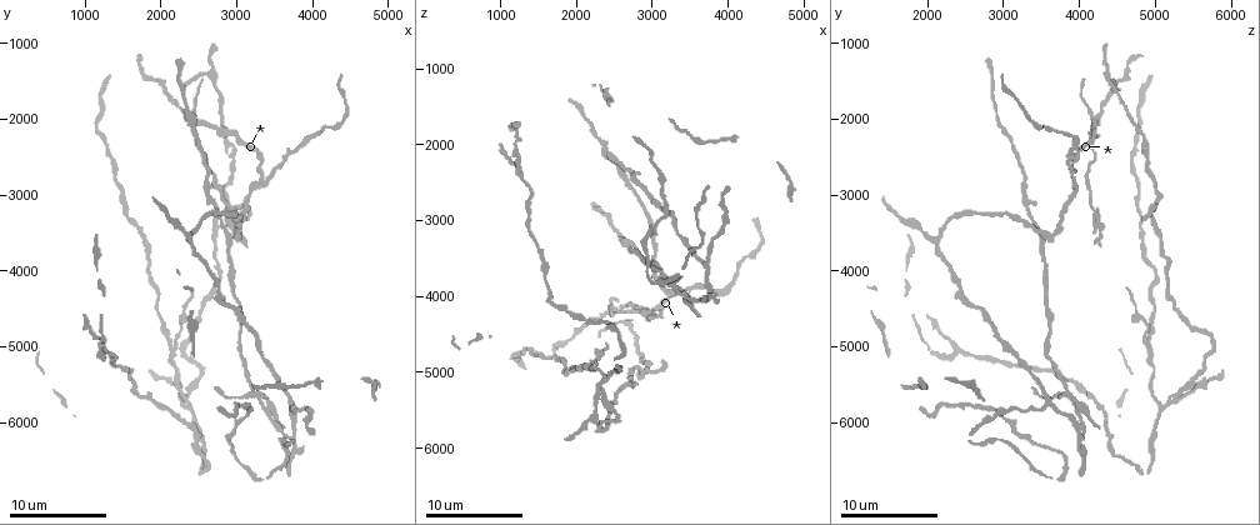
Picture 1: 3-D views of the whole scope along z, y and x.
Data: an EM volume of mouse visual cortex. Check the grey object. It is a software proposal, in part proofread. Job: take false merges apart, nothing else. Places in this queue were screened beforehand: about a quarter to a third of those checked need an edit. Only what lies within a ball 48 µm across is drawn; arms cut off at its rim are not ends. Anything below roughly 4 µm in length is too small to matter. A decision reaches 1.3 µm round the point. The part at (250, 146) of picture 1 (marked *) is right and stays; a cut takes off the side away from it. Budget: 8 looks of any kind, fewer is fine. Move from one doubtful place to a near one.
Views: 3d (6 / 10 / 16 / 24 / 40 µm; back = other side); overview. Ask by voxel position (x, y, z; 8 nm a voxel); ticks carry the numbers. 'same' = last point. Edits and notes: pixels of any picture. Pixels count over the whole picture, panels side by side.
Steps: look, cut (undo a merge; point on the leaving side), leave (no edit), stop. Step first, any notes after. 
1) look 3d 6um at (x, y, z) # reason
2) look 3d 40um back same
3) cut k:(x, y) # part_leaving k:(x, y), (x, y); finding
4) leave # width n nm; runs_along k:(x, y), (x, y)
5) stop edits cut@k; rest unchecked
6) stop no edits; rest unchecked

look 3d 16um at (2700, 3150, 3300) # sudden change in width

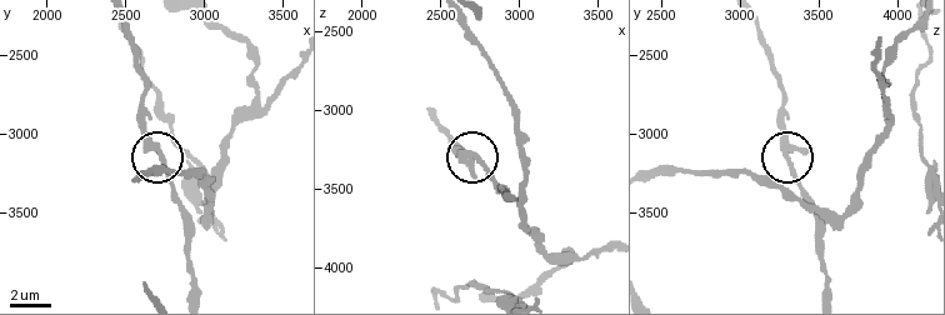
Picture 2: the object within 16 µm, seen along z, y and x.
leave # arms 3; runs_along 2:(513, 199), (473, 154), (454, 154); continuous, no second neuron

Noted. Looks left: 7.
look 3d 16um at (2400, 3600, 2050) # three arms meet

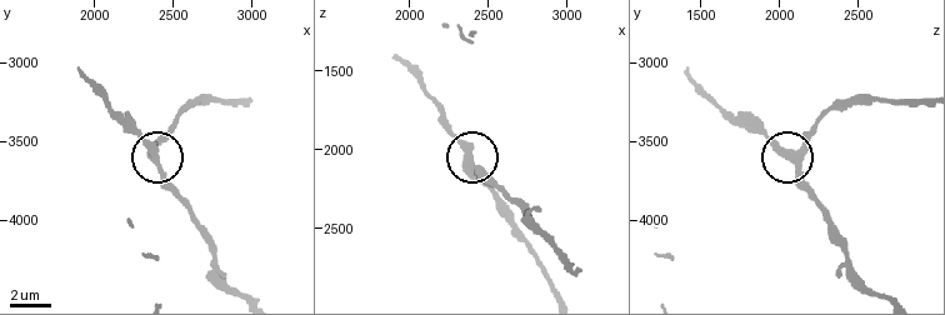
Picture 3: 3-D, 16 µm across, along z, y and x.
leave # runs_along 3:(920, 103), (840, 105), (789, 155), (755, 125); one neuron here

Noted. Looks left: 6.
look 3d 10um at (2150, 4950, 4900) # thin arm on a thick one

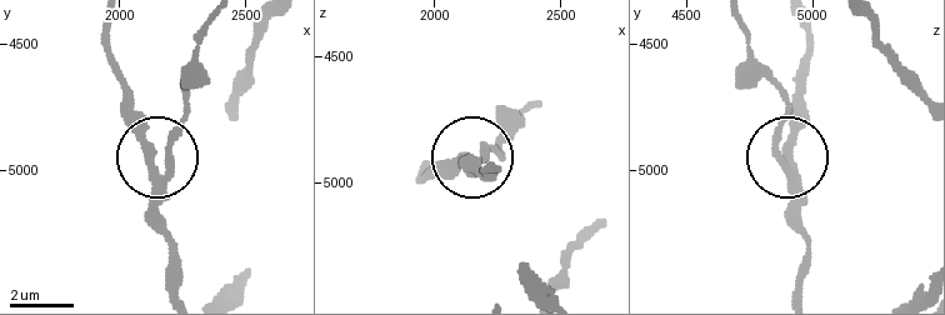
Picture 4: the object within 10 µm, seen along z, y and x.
leave # arms 3; runs_along 4:(175, 286), (154, 158), (180, 118), (183, 95); continuous, no second neuron

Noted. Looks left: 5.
look 3d 16um at (2250, 5650, 5300) # side arm on a straight run

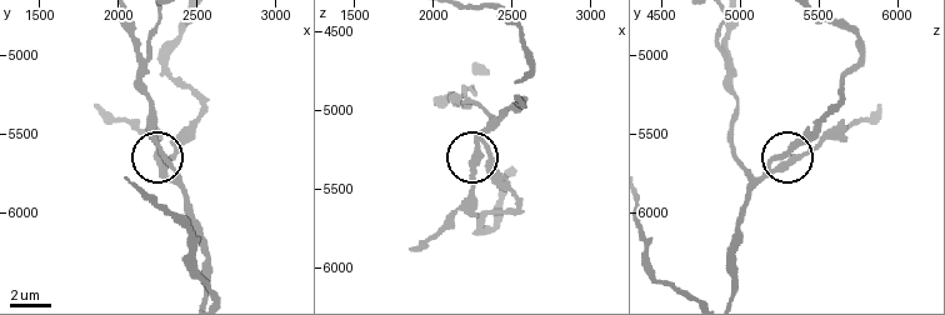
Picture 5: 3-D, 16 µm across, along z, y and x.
look 3d 16um back at (2280, 5700, 5280)

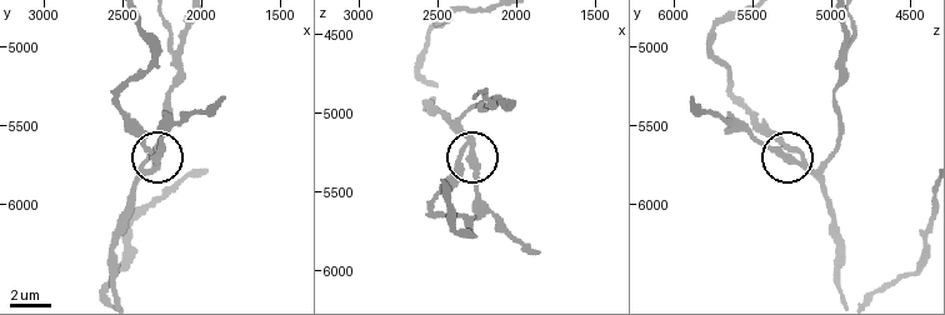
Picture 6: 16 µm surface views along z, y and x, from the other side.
leave # width 280 nm; all the same neuron

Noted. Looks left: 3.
stop no edits; rest unchecked

